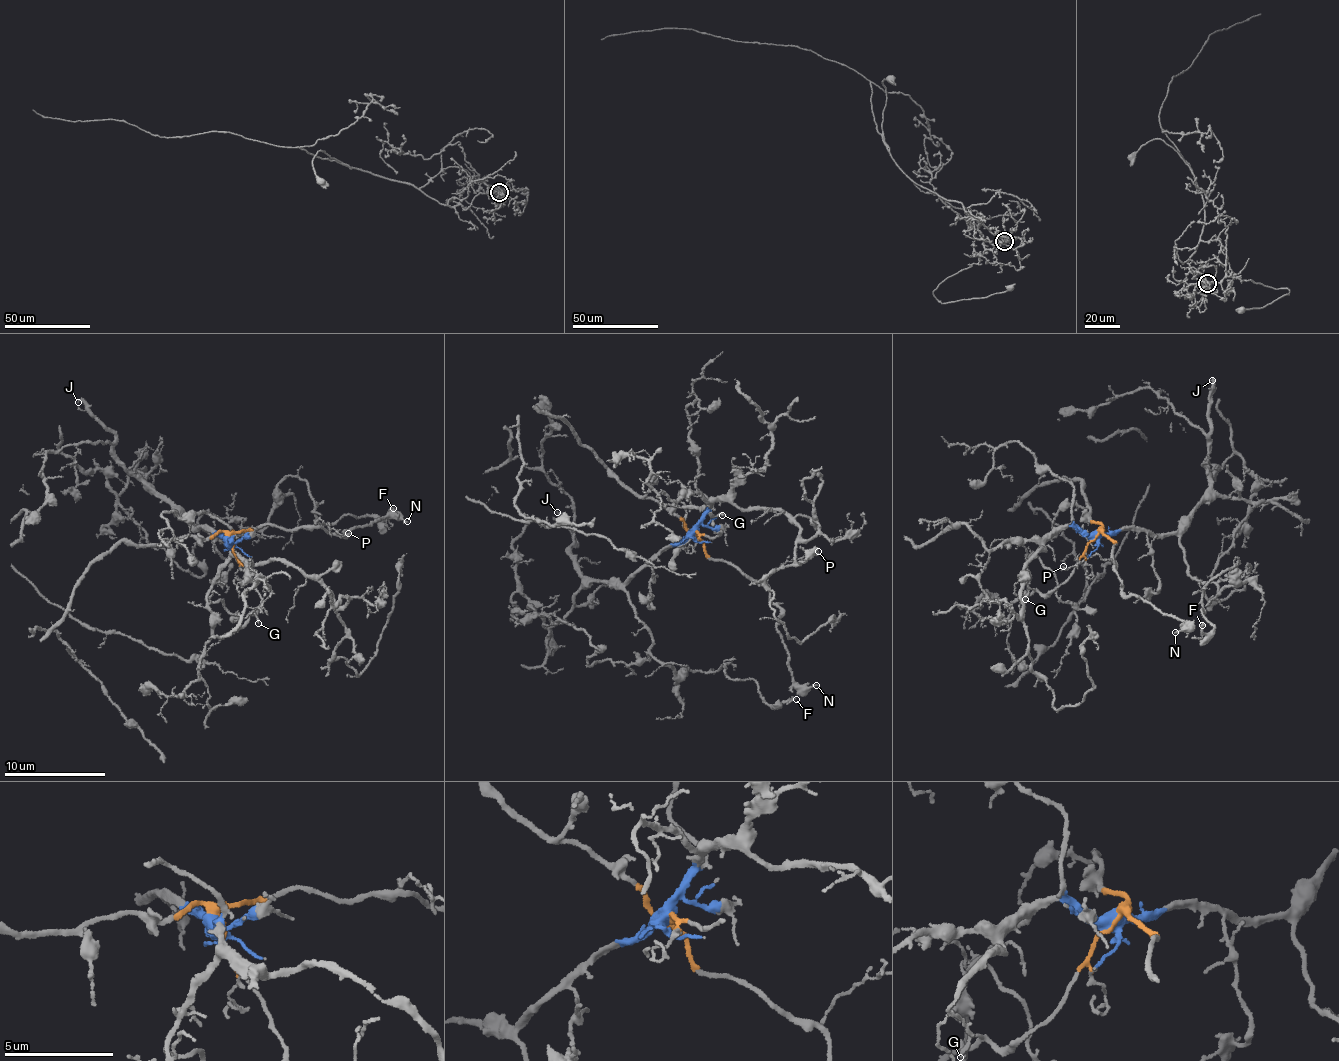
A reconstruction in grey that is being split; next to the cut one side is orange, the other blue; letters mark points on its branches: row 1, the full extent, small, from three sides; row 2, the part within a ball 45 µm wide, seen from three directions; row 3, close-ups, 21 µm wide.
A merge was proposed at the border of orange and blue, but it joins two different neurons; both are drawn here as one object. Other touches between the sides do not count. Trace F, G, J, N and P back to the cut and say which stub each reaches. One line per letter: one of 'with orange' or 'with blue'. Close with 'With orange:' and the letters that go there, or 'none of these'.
F: with blue
G: with orange
J: with blue
N: with orange
P: with orange
With orange: G, N, P

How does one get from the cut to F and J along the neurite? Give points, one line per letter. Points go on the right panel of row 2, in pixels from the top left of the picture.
F: (1096, 535), (1133, 526), (1177, 536), (1189, 572), (1221, 592), (1238, 561), (1204, 586), (1214, 629), (1201, 624)
J: (1096, 535), (1133, 526), (1156, 534), (1175, 531), (1196, 510), (1210, 482), (1209, 407), (1214, 385), (1211, 379)

